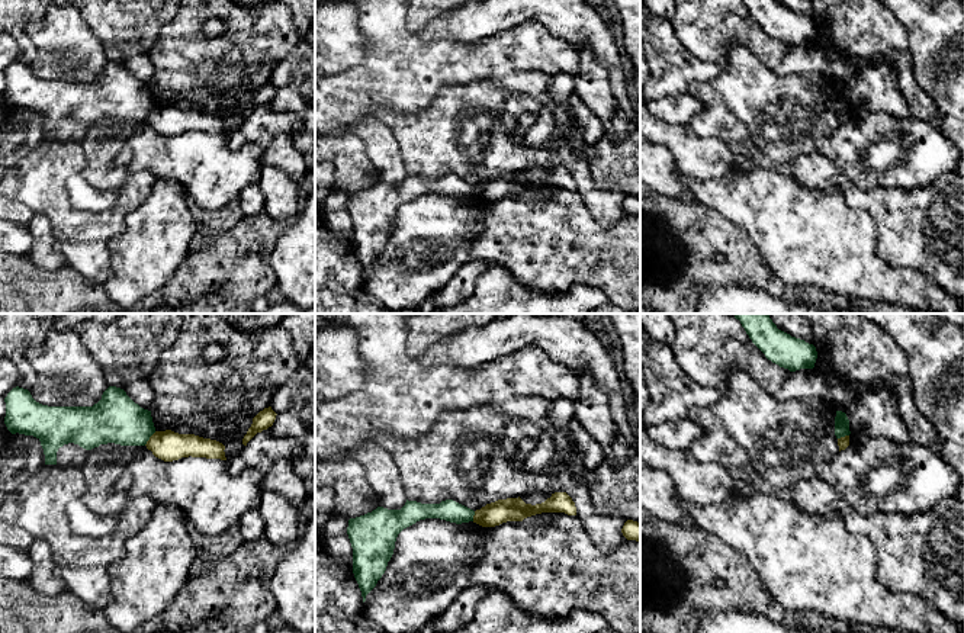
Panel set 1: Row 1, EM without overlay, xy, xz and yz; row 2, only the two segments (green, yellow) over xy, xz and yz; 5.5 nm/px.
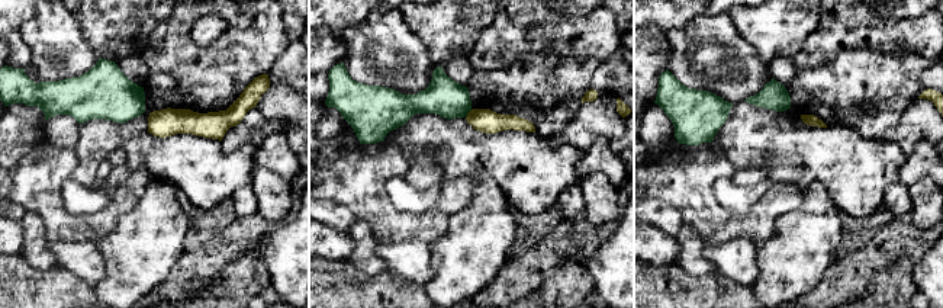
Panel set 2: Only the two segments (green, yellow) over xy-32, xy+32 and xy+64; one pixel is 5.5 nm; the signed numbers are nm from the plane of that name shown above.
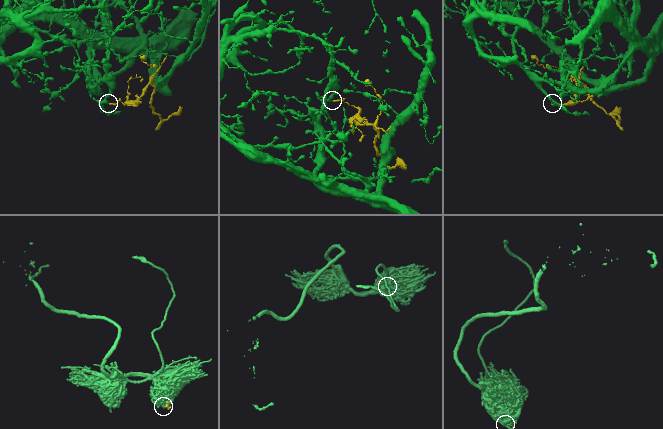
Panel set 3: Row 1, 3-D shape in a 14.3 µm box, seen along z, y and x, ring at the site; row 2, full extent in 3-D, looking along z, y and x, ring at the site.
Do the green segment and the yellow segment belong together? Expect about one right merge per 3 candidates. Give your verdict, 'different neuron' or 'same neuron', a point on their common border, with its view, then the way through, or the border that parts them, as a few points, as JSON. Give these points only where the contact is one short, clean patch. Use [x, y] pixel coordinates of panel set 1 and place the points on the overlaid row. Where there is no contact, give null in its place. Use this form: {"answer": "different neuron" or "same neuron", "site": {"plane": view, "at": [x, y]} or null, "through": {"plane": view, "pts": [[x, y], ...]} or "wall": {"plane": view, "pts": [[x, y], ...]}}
{"answer": "different neuron", "site": {"plane": "xy", "at": [148, 439]}, "wall": {"plane": "xy", "pts": [[156, 431], [144, 444]]}}

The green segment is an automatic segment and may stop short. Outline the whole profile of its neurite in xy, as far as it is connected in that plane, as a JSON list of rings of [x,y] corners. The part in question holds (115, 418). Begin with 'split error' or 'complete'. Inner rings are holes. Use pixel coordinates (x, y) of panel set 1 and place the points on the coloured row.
complete; [[[19,386],[7,393],[4,402],[7,430],[36,437],[45,465],[57,465],[58,449],[68,443],[86,450],[107,443],[145,446],[155,433],[151,411],[141,408],[116,386],[109,386],[93,407],[42,405]]]

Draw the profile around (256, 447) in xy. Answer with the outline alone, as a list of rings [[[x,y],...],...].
[[[270,430],[257,433],[245,446],[242,452],[232,456],[229,462],[229,472],[240,475],[247,467],[257,467],[263,473],[277,459],[296,460],[302,454],[302,446],[287,437],[273,437]]]

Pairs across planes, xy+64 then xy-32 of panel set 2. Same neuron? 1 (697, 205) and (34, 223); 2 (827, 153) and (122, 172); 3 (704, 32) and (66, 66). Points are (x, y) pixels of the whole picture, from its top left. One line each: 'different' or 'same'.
1: different
2: different
3: same

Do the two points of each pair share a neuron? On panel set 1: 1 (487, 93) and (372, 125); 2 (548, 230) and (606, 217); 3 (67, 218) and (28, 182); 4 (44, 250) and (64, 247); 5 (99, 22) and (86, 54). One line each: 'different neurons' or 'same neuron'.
1: different neurons
2: different neurons
3: same neuron
4: different neurons
5: different neurons

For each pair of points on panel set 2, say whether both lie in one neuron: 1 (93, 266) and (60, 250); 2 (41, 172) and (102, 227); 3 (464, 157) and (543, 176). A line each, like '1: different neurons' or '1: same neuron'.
1: same neuron
2: same neuron
3: same neuron

